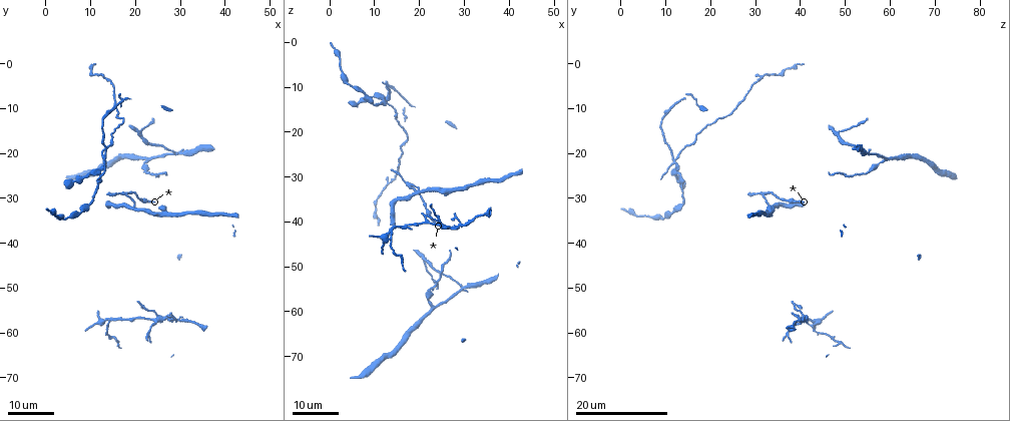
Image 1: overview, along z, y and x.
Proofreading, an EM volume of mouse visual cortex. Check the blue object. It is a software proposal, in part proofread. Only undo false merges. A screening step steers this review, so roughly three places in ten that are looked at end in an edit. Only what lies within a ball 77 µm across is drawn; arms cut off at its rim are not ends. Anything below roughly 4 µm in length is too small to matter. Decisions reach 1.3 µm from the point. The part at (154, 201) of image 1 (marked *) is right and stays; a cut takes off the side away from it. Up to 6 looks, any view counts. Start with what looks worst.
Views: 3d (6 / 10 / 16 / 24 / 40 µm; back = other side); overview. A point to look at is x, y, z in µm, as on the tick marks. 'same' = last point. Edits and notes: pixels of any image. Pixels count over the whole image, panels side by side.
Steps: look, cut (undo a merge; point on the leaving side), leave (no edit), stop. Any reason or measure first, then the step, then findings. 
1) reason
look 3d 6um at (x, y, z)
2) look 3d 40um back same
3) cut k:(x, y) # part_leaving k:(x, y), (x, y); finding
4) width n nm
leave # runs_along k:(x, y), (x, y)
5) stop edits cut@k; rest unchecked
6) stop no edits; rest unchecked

arms part here
look 3d 24um at (24.5, 57.0, 41.0)

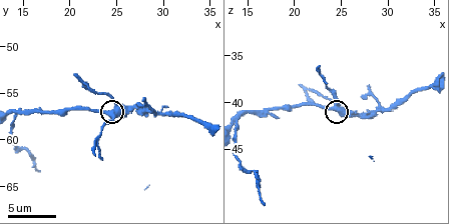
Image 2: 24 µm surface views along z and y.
look 3d 10um same

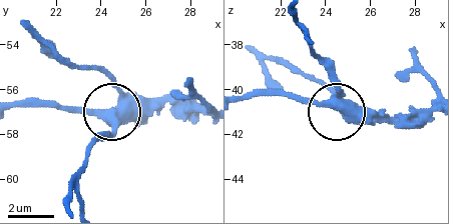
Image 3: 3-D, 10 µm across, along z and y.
closer look
look 3d 6um same

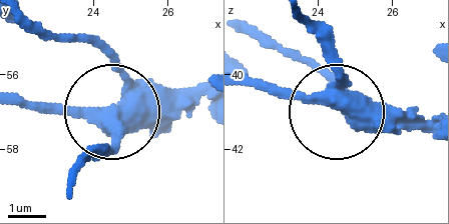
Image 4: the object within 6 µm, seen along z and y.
width 450 nm
leave # all the same neuron

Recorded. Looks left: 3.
branch point
look 3d 16um at (14.0, 57.5, 41.0)

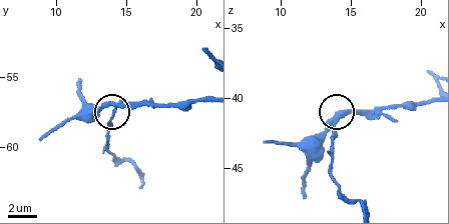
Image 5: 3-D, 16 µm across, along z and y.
look 3d 6um same

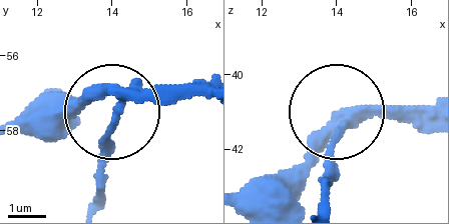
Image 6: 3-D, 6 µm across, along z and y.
width 290 nm
cut 6:(103, 137) # a second neuron is stuck on

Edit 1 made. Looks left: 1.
stop edits cut@6; rest unchecked

